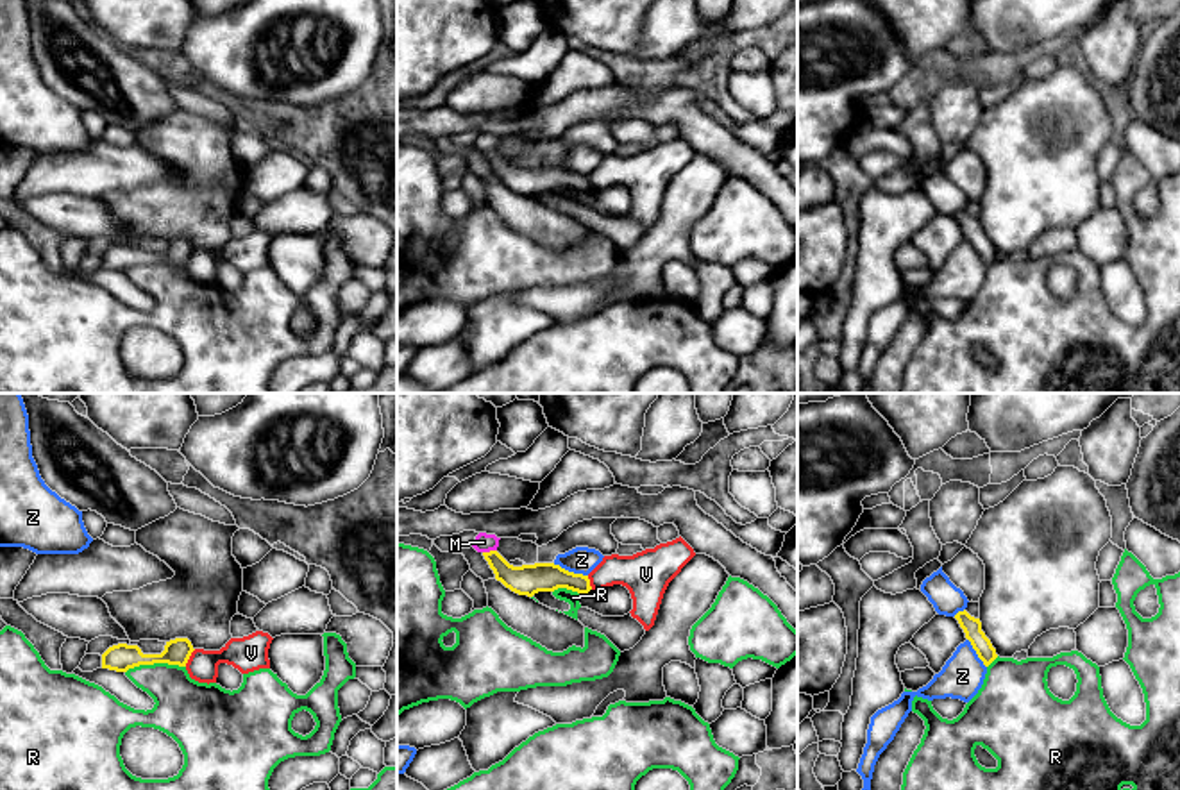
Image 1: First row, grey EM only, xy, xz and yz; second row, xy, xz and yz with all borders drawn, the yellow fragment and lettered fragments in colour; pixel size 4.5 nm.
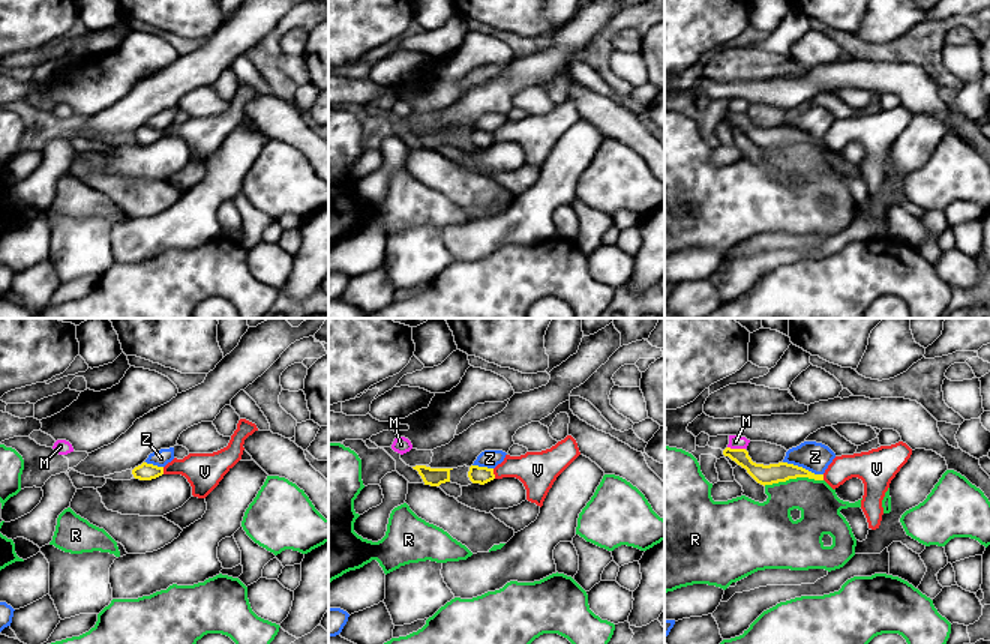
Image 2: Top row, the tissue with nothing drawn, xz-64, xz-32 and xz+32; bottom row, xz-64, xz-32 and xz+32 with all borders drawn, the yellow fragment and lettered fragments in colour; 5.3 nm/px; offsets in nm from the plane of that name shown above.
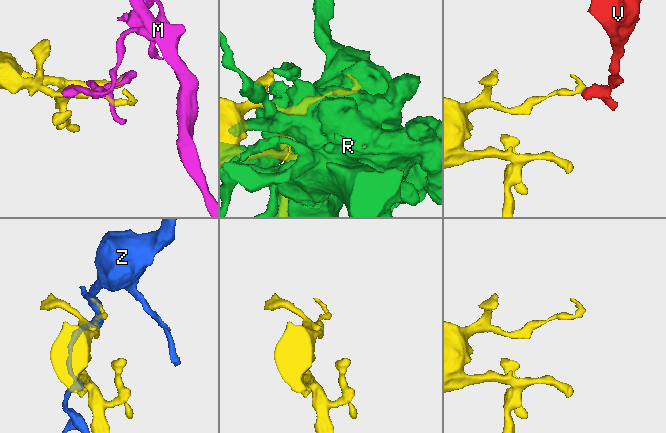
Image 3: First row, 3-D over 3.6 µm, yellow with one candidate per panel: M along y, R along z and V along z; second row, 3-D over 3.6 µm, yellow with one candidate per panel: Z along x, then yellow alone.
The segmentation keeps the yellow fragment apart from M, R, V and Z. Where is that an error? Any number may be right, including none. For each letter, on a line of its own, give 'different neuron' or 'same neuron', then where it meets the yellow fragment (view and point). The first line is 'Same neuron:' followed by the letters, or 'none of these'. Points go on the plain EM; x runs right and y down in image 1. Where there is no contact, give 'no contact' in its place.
Same neuron: none of these
M: different neuron | xz (490, 151)
R: different neuron | xy (154, 261)
V: different neuron | xy (188, 258)
Z: different neuron | xz (571, 172)

